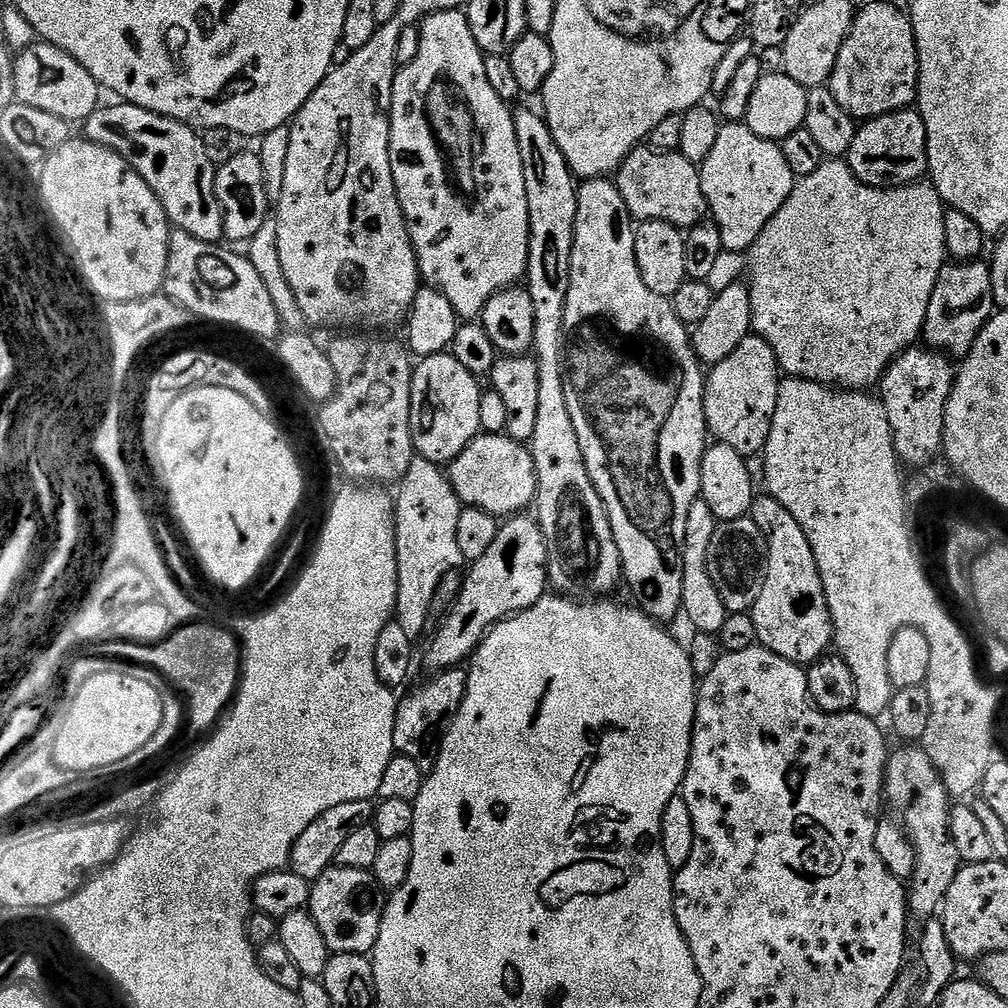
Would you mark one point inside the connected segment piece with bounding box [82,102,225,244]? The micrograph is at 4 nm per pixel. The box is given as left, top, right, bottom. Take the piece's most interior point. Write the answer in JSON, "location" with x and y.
{"location":[170,156]}

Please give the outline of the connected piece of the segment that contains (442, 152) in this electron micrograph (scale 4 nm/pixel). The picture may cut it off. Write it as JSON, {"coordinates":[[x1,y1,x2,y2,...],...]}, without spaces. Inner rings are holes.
{"coordinates":[[451,8,445,12,435,12,425,16,420,29,418,58,403,65,394,78,392,91,392,125,390,126,390,166,394,174,394,186,398,190,398,202,408,219,408,233,416,251,416,261,420,267,423,283,436,288,454,306,457,317,464,322,472,322,480,311,504,288,519,285,528,274,528,255,530,254,530,206,526,206,526,174,522,174,522,154,518,154,518,138,514,134,513,109,494,94,490,81,486,78,485,53,480,51,478,42,470,30,468,13]]}

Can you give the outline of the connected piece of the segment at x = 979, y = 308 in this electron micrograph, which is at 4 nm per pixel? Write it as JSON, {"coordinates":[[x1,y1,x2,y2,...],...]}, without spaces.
{"coordinates":[[980,260,949,263,940,271,934,294,930,294,930,306,926,310,922,333,923,343,949,358,962,358,972,349,995,308,992,272,987,263]]}

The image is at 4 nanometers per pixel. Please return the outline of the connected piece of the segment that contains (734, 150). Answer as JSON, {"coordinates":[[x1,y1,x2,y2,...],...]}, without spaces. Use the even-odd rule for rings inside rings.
{"coordinates":[[728,122,723,125,714,141,714,146,707,156,706,162,699,165,702,194,706,194,706,202,711,223,718,226,718,234,722,234,722,246,725,252,747,253,754,246,758,234,766,230,766,222,782,210,786,198,794,190,798,177,790,170,786,162,786,154,782,154,779,143,775,140,758,138,754,130,750,130,743,122]]}

